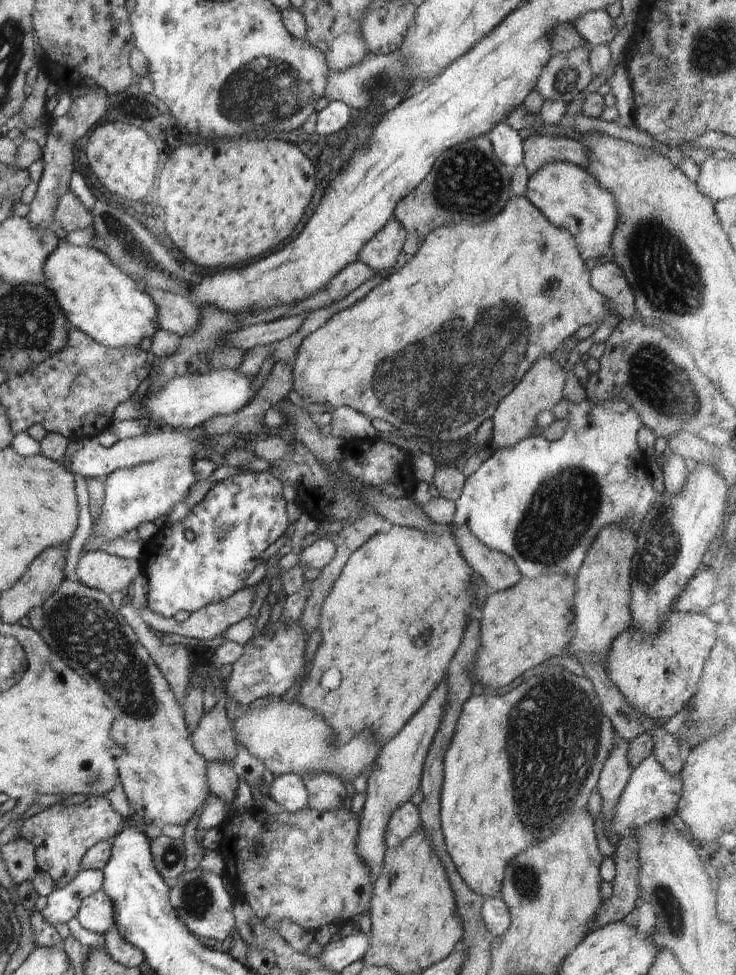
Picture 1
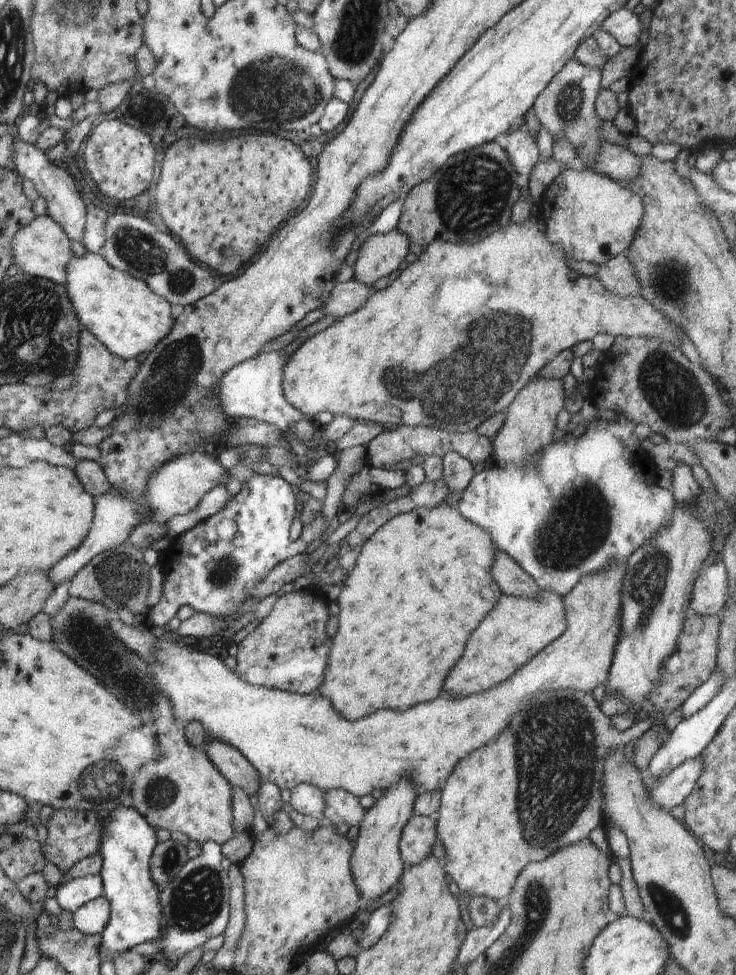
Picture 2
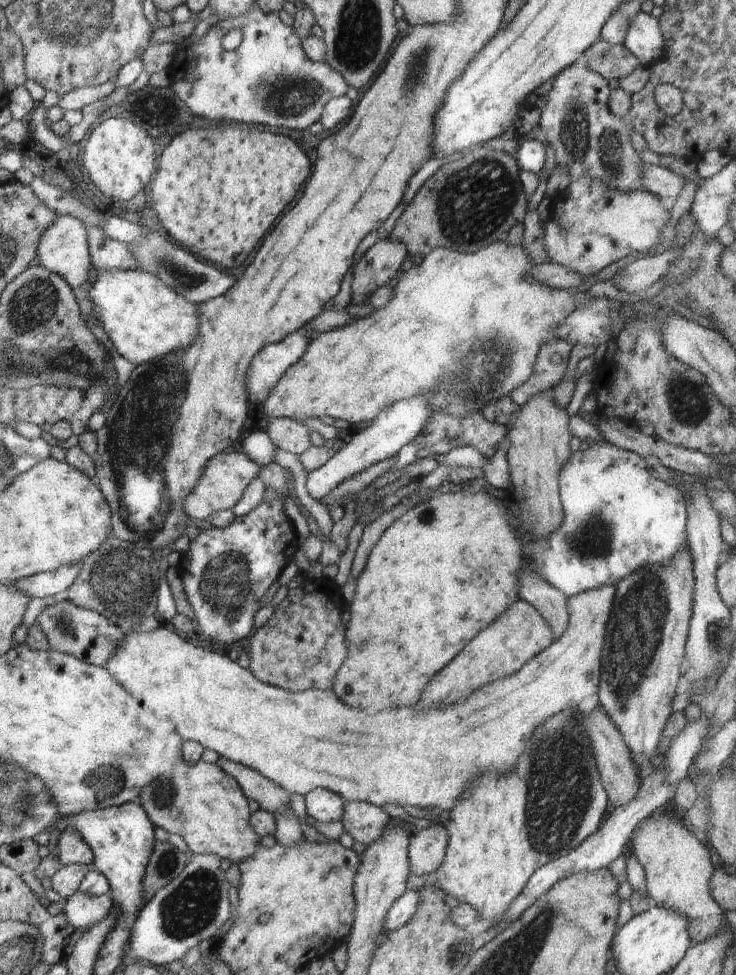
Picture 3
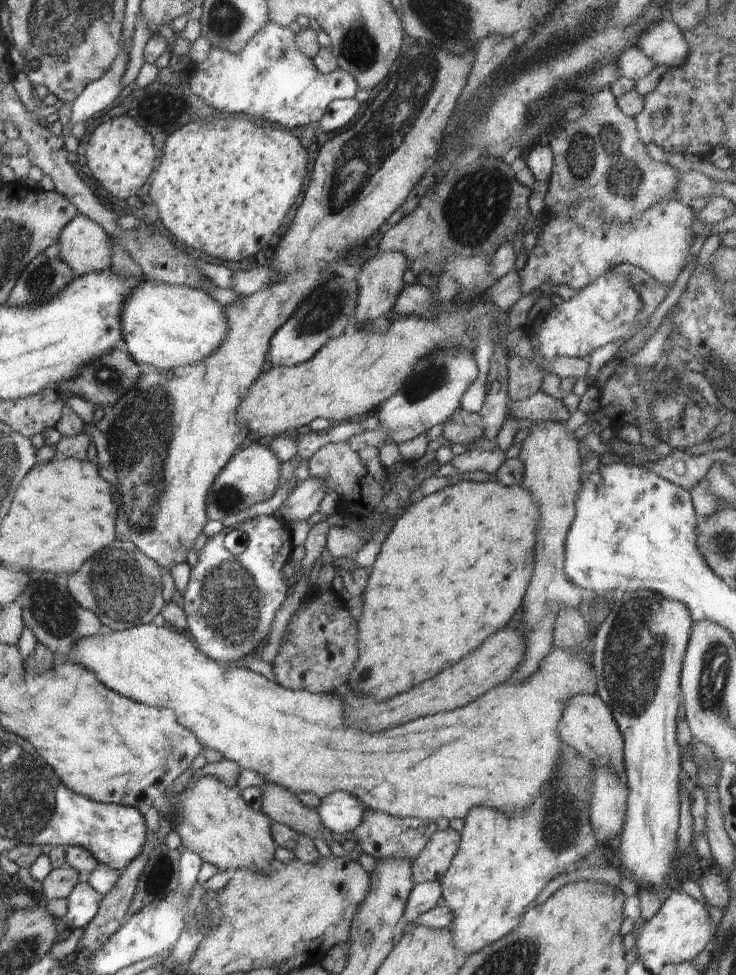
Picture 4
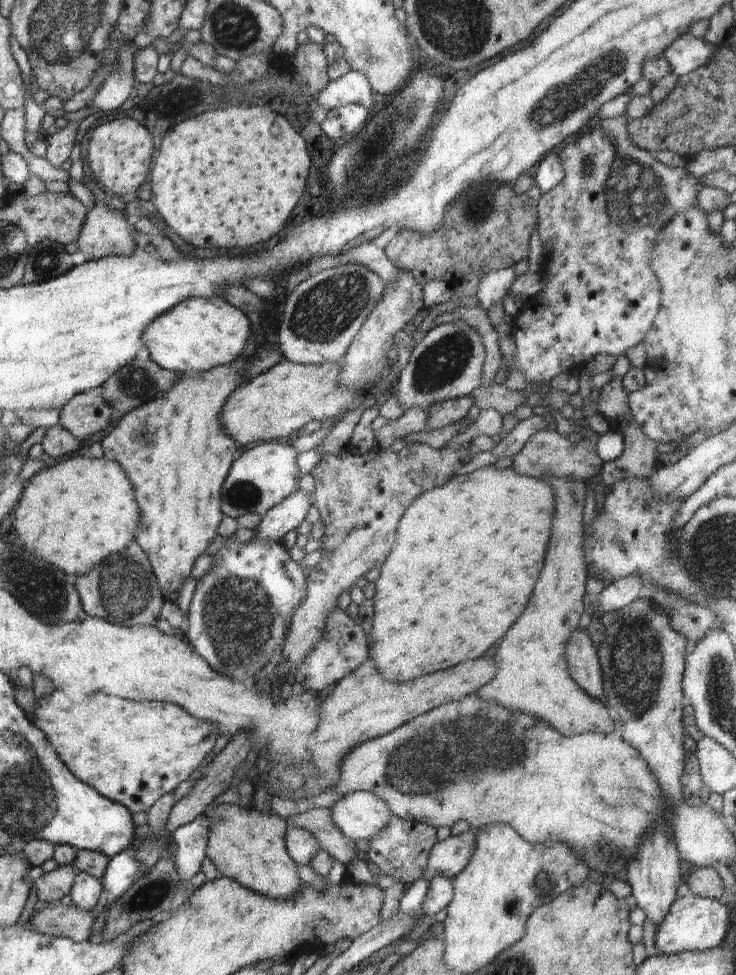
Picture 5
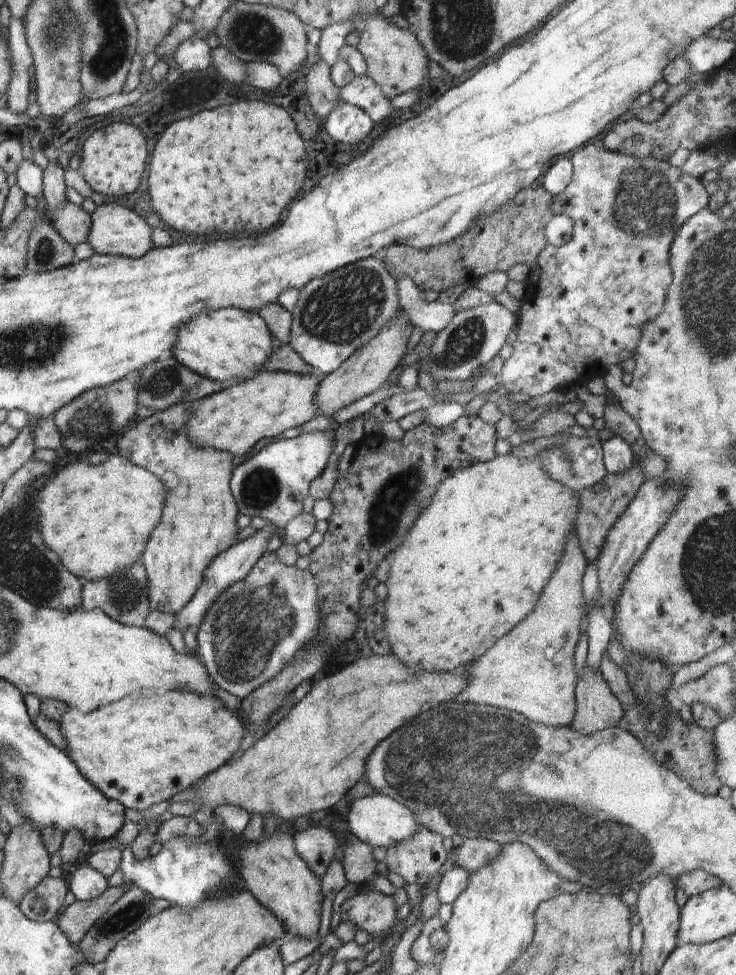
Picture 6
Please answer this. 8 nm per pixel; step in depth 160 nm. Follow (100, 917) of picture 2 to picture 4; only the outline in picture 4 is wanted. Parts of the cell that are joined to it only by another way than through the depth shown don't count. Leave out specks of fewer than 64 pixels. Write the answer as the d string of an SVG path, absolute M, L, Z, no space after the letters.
M81 879L67 898L65 923L68 928L84 928L96 916L102 897L90 883Z

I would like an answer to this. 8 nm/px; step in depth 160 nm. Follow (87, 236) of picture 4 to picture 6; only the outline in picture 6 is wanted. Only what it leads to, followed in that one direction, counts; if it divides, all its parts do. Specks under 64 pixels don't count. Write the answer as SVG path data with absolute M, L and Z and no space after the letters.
M104 203L97 207L92 216L92 232L87 242L95 253L101 255L118 255L137 259L148 253L150 248L150 226L132 210L126 210L122 205Z

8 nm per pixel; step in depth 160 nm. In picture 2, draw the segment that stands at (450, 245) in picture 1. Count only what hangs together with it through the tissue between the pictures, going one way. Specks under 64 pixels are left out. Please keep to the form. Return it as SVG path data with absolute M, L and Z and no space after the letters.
M531 215L523 224L510 221L504 228L490 234L486 240L478 240L472 244L456 244L443 240L433 240L418 259L409 264L400 276L390 282L389 286L374 291L357 311L334 321L328 328L308 337L287 360L282 372L281 385L286 400L308 419L314 420L319 412L328 411L333 415L348 415L356 421L377 423L384 425L386 430L398 428L399 425L429 426L440 428L448 432L468 432L476 430L480 423L493 414L505 412L516 395L555 356L564 349L574 349L582 341L591 341L600 332L628 337L642 337L660 339L679 347L677 329L682 329L669 321L661 312L658 312L642 295L621 297L611 293L598 277L580 275L568 267L570 258L562 247L548 242L545 231L540 230L542 224L535 215Z

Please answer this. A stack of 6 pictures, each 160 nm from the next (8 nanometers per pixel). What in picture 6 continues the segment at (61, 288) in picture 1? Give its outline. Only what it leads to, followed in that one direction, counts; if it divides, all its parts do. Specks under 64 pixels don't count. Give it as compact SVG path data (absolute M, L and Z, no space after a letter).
M222 308L218 312L208 312L208 314L197 316L197 318L198 320L190 319L189 322L182 323L180 330L176 328L176 332L178 332L176 346L170 352L180 364L186 365L192 372L220 382L221 385L234 384L252 379L254 375L257 376L262 364L269 359L274 350L272 334L258 314L244 312L244 316L242 316L240 308Z

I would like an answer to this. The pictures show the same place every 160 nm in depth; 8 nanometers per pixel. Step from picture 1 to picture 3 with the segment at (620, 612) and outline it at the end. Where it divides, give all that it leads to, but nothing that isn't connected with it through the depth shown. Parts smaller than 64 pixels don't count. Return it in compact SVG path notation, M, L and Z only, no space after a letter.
M602 585L595 589L581 592L576 596L571 596L567 602L568 609L568 626L563 632L563 635L559 639L554 640L550 646L547 646L542 652L539 652L536 656L533 656L528 662L525 662L513 675L504 677L494 682L485 684L476 691L471 692L466 699L460 699L450 704L450 706L442 706L440 710L438 708L430 708L428 710L428 716L426 716L426 710L412 710L412 708L390 708L390 710L382 710L374 716L368 716L366 712L358 712L358 710L352 710L348 706L342 704L342 700L334 694L331 689L308 689L305 691L289 691L275 687L262 681L259 681L250 669L240 667L236 661L231 660L228 655L220 656L214 651L206 652L202 648L196 648L194 644L182 640L180 636L176 636L174 632L168 630L166 623L161 624L156 630L147 633L126 632L126 636L123 638L123 643L119 647L119 651L115 656L109 660L105 666L109 669L110 674L114 677L132 696L140 698L142 704L146 704L146 708L150 708L152 712L158 712L158 716L166 718L166 720L174 720L174 724L178 724L178 732L184 741L196 740L204 748L214 750L220 756L224 756L226 759L242 763L248 768L252 768L256 772L259 772L264 778L271 780L281 786L289 794L302 794L304 796L307 792L313 791L315 788L326 789L333 791L338 794L344 802L350 801L364 801L376 806L382 806L382 804L410 804L410 806L419 806L421 809L434 810L447 810L456 803L456 798L460 796L460 792L465 791L466 782L473 783L479 776L482 770L496 770L500 774L506 774L506 772L512 772L514 766L516 766L516 760L518 756L522 754L522 736L530 736L532 730L543 723L544 720L549 719L553 714L560 712L564 709L574 709L588 696L594 696L599 691L599 682L601 675L601 658L604 639L606 636L606 623L610 618L610 611L614 602L616 587L615 585Z

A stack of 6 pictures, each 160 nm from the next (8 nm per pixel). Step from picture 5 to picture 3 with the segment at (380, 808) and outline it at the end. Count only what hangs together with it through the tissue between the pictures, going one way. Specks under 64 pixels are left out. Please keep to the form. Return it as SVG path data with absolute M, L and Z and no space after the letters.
M315 788L304 795L304 800L310 820L329 822L341 819L344 800L333 791Z

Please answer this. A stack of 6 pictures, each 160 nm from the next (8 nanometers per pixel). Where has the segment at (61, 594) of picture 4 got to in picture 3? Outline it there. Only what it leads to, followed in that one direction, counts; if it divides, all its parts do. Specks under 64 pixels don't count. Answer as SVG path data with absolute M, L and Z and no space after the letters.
M66 598L44 609L36 622L47 636L50 649L75 656L78 660L87 661L99 667L105 667L115 656L126 636L122 628L110 624L110 621L99 612L83 609Z

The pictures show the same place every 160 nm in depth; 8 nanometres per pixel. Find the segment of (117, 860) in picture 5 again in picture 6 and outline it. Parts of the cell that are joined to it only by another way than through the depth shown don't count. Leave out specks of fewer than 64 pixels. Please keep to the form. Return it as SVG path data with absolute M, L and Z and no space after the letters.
M178 837L163 842L160 853L150 855L138 860L133 855L130 846L126 846L122 852L121 869L126 883L145 890L153 898L164 898L170 902L170 906L178 905L185 913L196 910L198 906L206 902L204 896L212 896L214 892L226 888L232 868L226 856L226 850L218 846L220 839L215 839L206 844L190 846L190 838Z

